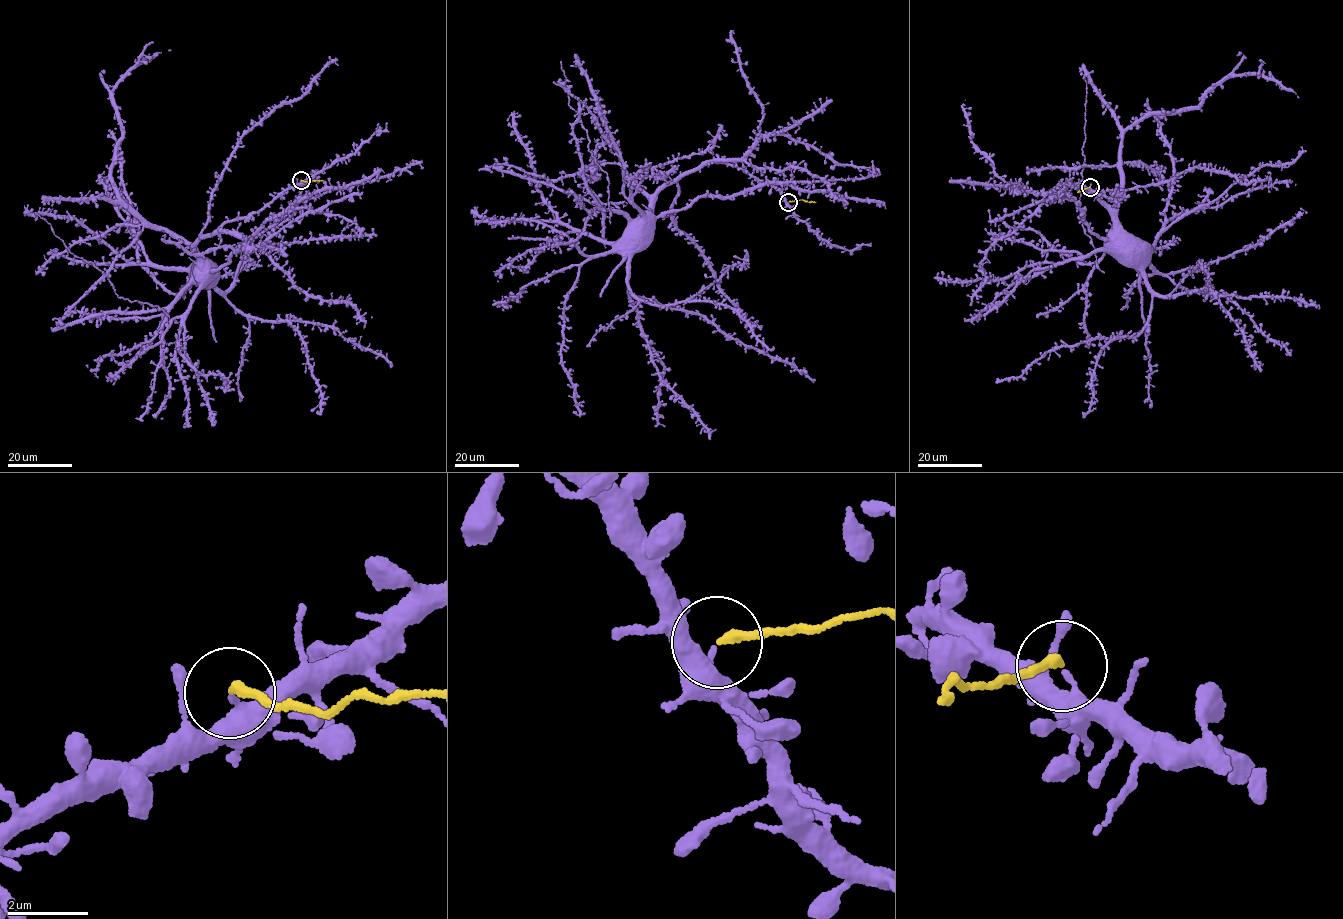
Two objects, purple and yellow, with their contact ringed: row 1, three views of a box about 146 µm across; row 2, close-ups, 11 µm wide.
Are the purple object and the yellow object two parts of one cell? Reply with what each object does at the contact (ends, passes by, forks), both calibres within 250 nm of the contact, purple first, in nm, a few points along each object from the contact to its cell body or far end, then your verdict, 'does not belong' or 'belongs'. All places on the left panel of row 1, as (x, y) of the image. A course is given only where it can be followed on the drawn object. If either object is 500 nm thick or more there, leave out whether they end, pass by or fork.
purple ends | yellow ends | 280/240 nm | purple via (301, 181), (286, 188), (260, 209), (229, 221), (201, 239), (194, 248), (201, 272) | yellow via (301, 180), (323, 180) | does not belong

